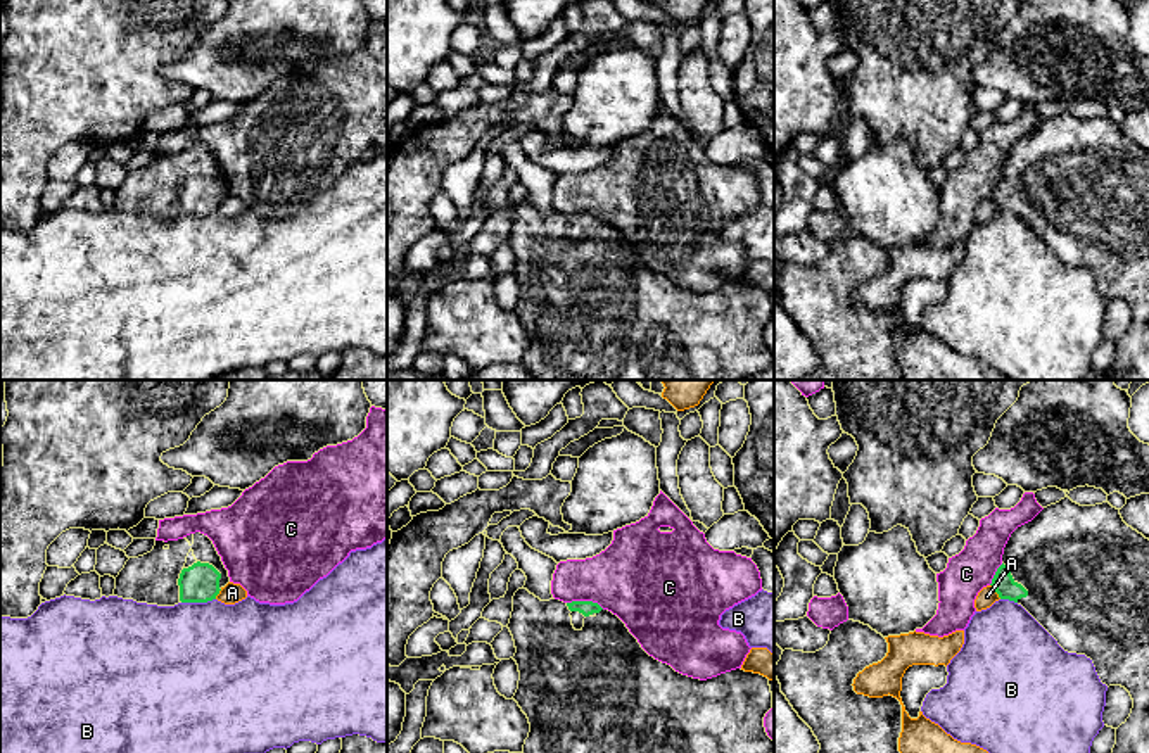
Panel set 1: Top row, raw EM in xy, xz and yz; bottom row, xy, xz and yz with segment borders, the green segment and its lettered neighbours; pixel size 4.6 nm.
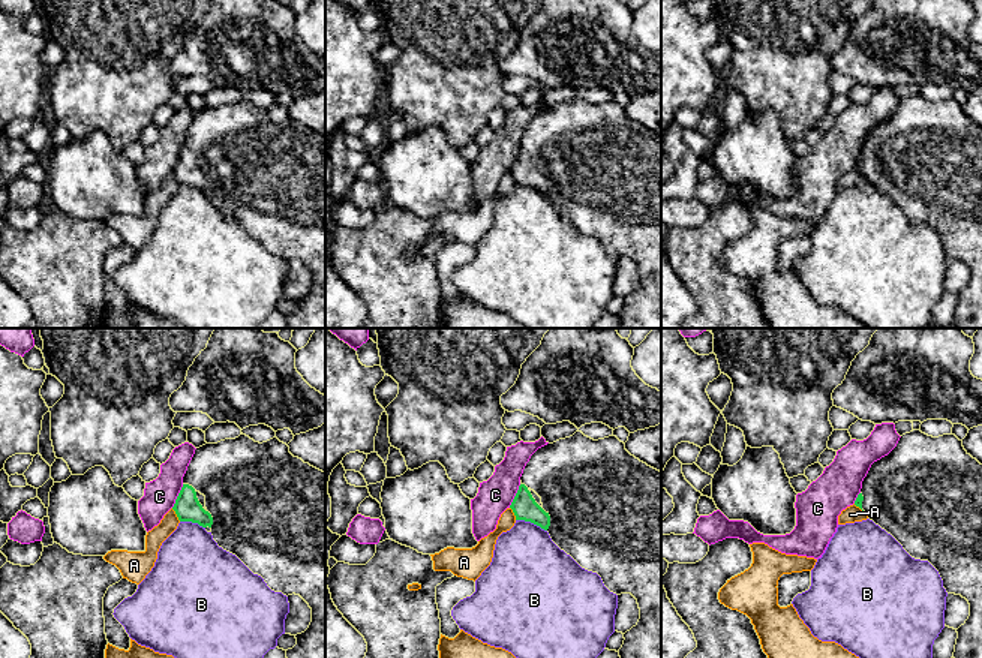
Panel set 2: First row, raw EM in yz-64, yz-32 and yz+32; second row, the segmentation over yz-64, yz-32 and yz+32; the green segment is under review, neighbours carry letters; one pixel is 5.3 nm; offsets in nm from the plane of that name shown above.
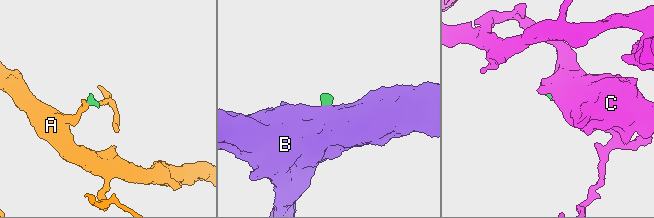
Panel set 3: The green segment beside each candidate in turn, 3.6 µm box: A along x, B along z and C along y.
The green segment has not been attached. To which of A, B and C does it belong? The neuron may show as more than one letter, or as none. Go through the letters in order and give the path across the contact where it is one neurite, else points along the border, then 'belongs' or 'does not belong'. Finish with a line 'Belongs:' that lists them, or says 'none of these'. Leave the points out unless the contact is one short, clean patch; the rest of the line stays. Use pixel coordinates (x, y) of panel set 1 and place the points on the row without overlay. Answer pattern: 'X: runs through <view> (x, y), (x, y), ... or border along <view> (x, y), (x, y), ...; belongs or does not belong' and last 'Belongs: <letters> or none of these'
A: border along yz (990, 197), (1001, 211); does not belong
B: border along xy (215, 211), (182, 216); does not belong
C: border along xz (567, 215), (596, 215), (603, 221); does not belong
Belongs: none of these

